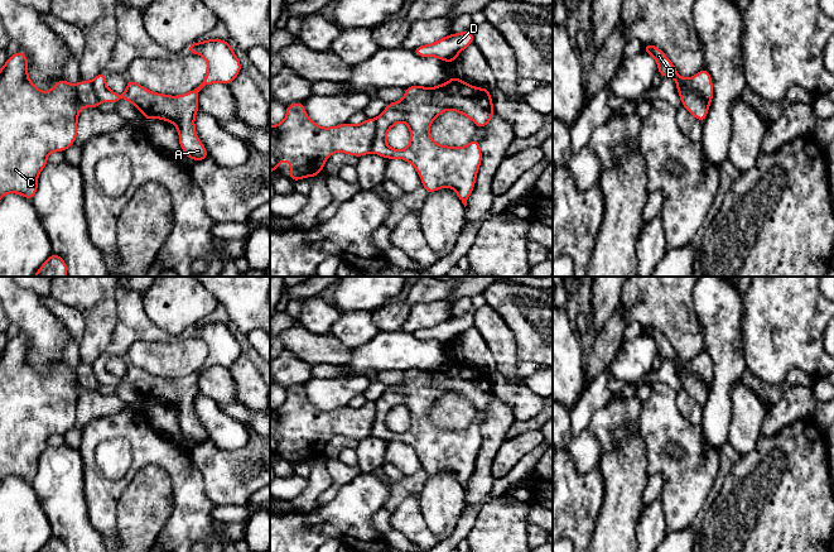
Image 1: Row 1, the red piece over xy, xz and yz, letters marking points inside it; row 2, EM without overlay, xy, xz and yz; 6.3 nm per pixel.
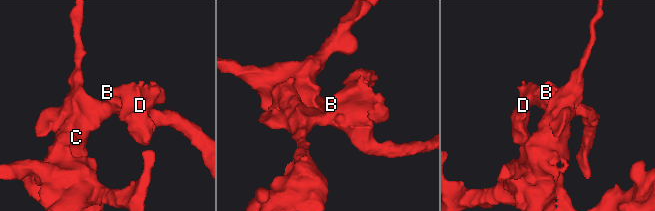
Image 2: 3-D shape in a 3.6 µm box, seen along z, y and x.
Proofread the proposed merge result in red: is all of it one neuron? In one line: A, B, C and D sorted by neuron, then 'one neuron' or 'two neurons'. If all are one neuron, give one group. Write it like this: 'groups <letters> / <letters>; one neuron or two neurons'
groups A B D / C; two neurons

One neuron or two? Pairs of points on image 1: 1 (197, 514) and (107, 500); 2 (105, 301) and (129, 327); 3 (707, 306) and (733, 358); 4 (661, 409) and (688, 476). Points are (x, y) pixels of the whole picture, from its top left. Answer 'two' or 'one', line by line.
1: one
2: two
3: one
4: one

